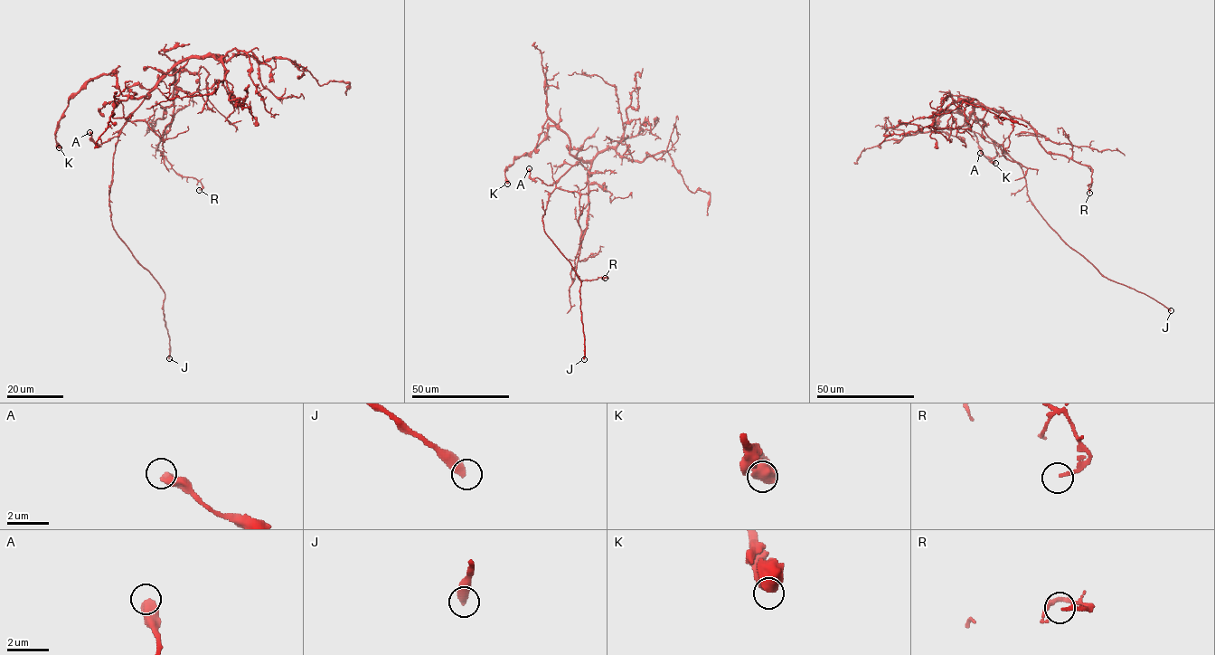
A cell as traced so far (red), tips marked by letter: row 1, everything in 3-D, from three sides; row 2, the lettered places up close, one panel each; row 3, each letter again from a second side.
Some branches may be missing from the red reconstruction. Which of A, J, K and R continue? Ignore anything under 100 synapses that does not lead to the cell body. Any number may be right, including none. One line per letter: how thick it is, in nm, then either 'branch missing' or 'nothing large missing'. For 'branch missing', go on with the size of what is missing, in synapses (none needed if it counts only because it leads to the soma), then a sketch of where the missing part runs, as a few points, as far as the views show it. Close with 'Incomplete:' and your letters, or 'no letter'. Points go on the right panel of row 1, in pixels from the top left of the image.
A: calibre 500 nm; nothing large missing
J: calibre 460 nm; branch missing; course (1171, 310), (1190, 318), (1183, 329)
K: calibre 700 nm; nothing large missing
R: calibre 160 nm; nothing large missing
Incomplete: J

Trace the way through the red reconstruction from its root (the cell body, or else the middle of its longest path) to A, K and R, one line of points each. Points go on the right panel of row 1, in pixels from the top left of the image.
A: (1002, 147), (993, 144), (997, 155), (990, 161), (980, 153)
K: (1002, 147), (972, 113), (953, 128), (938, 128), (937, 119), (949, 112), (963, 115), (980, 151), (995, 163)
R: (1002, 147), (986, 135), (973, 112), (975, 104), (1023, 119), (1047, 152), (1088, 166), (1089, 193)

